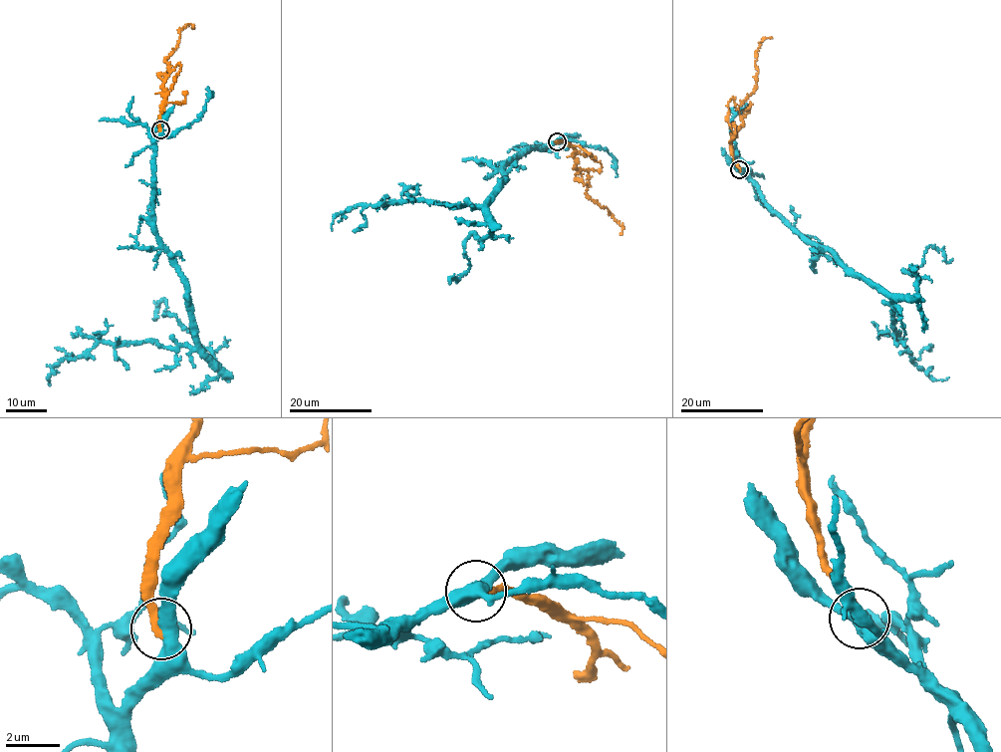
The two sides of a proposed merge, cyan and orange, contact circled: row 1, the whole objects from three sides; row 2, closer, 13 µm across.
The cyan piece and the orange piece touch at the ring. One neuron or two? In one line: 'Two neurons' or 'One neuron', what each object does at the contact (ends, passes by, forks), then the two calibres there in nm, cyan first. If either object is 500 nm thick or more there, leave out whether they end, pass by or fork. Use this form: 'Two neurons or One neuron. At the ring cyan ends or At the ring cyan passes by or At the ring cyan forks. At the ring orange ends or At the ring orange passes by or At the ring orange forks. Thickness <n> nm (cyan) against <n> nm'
Two neurons. At the ring cyan passes by. At the ring orange ends. Thickness 400 nm (cyan) against 320 nm

